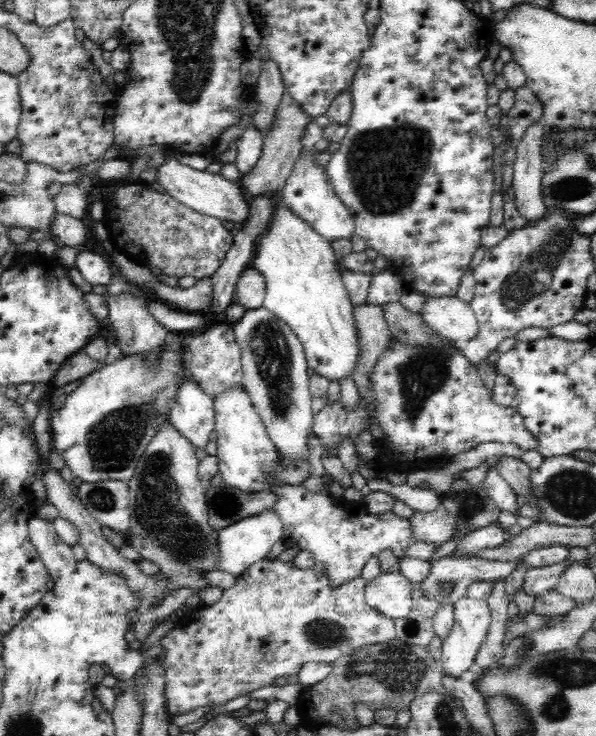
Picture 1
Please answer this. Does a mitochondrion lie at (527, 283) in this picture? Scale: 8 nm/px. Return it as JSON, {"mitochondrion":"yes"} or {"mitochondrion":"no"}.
{"mitochondrion":"yes"}

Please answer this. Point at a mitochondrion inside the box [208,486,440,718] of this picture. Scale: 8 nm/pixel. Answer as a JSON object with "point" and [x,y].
{"point":[398,669]}

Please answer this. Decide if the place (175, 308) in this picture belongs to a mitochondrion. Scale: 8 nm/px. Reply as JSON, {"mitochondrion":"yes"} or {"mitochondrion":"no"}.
{"mitochondrion":"no"}

